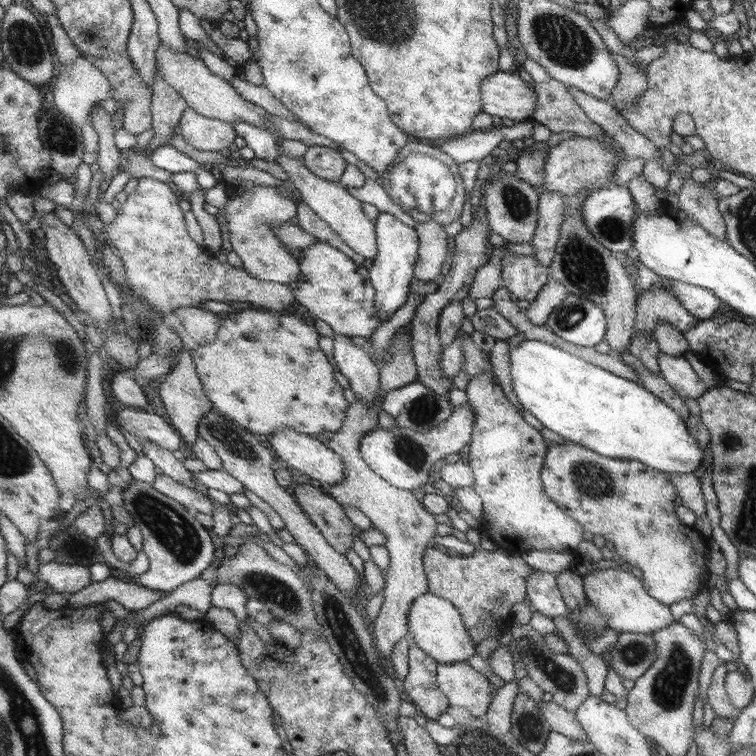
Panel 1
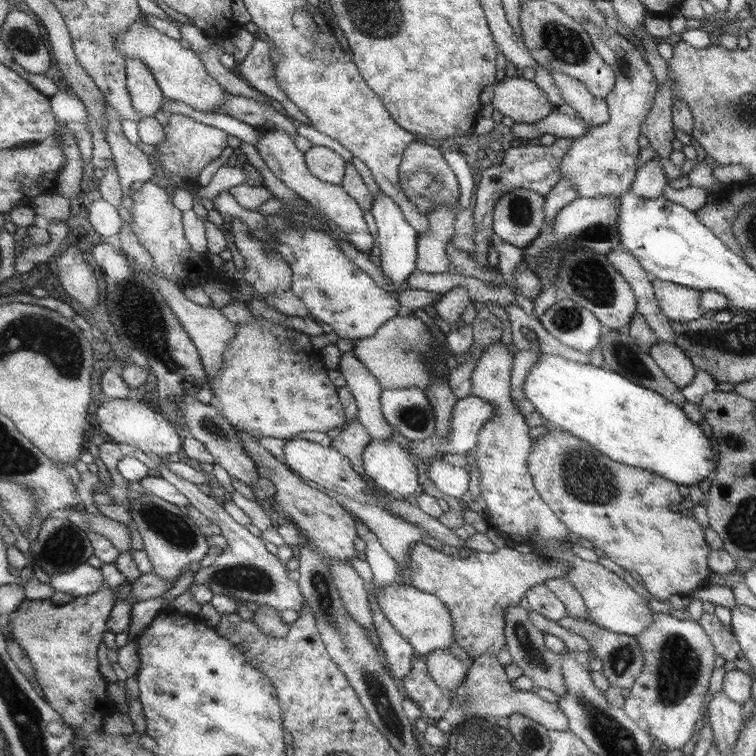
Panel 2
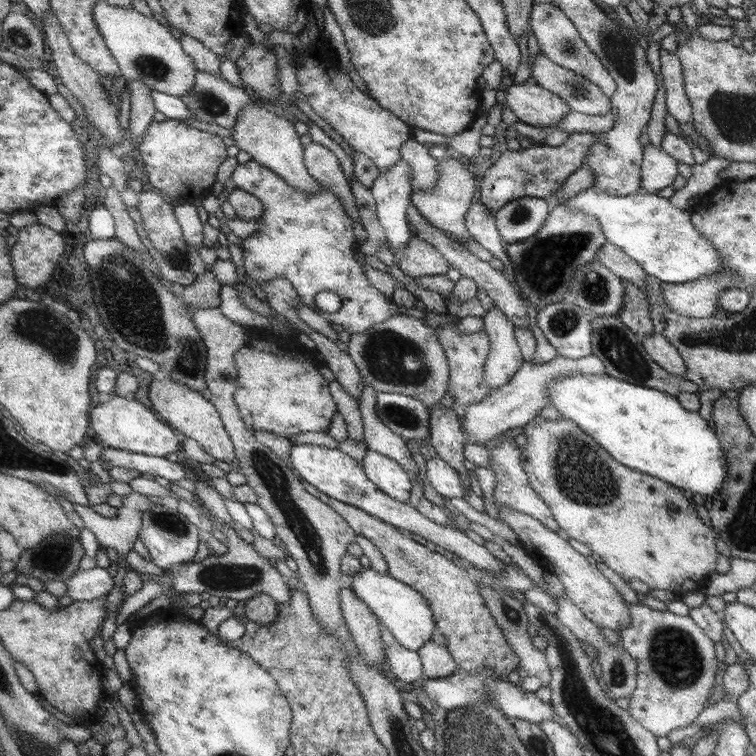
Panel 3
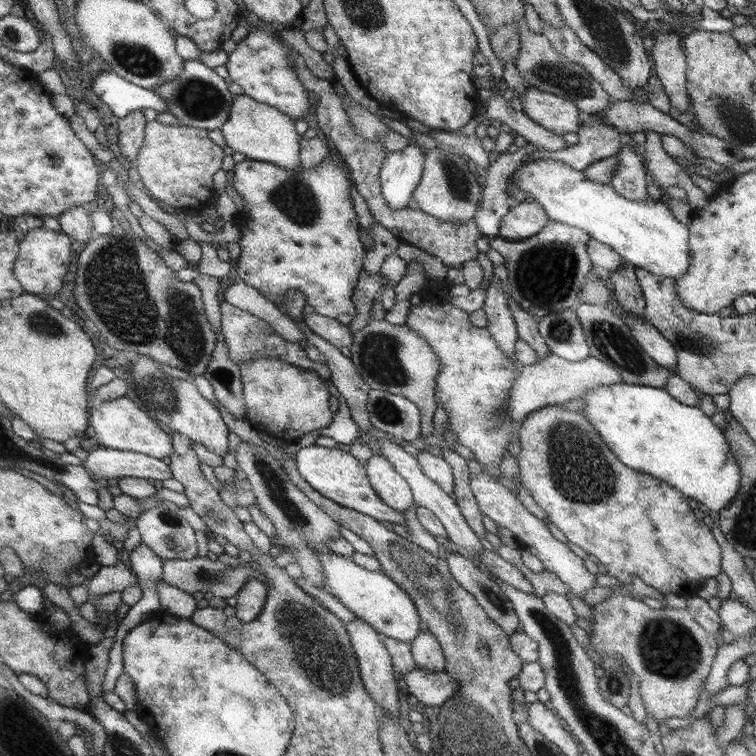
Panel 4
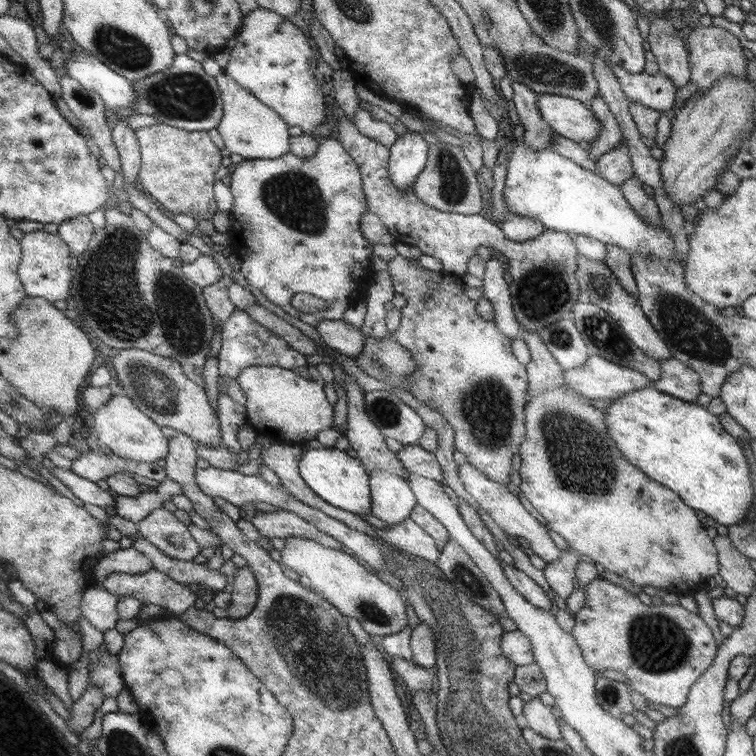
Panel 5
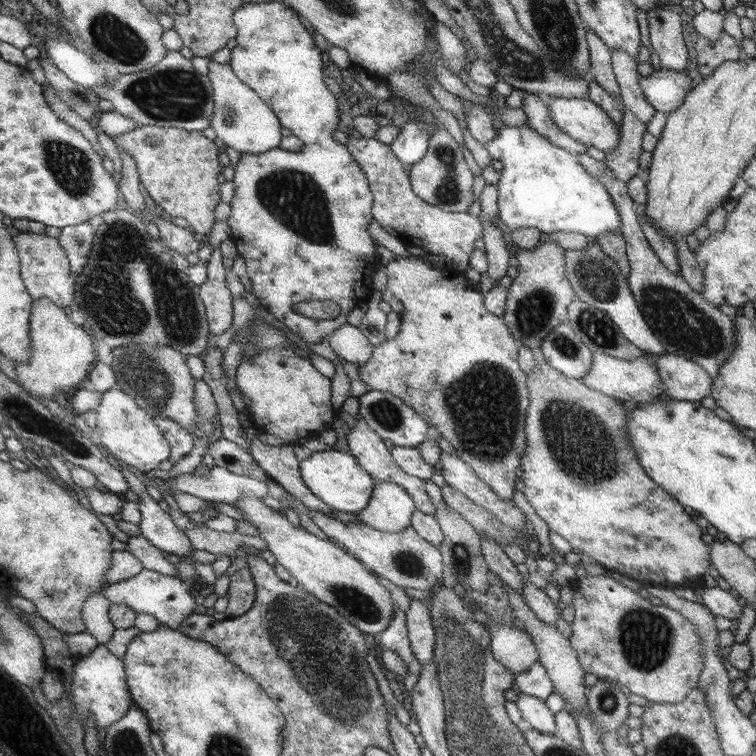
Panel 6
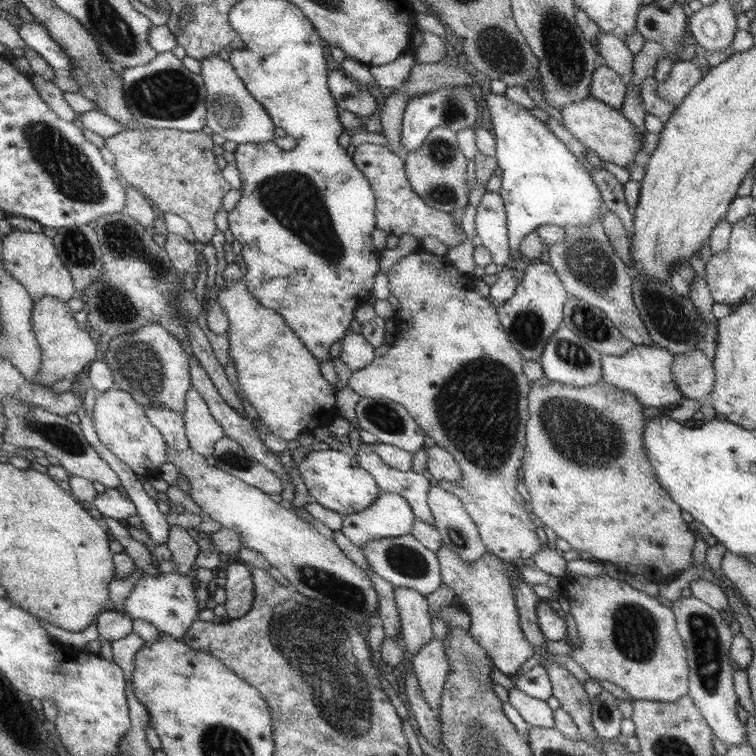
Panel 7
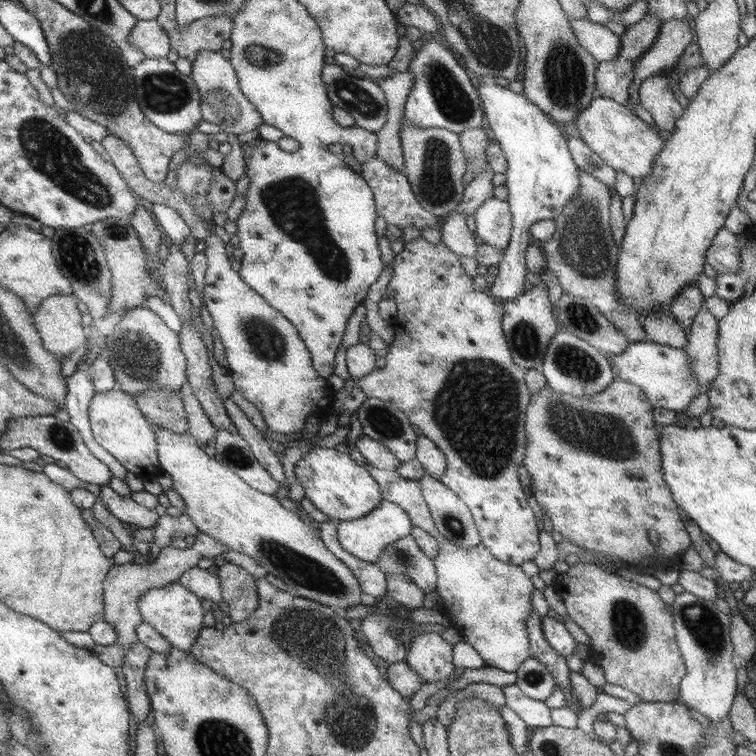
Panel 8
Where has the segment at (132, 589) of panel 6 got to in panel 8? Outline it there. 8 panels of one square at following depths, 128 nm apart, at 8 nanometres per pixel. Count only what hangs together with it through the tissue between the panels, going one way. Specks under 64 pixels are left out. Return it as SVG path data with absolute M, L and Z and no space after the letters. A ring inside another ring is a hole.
M175 581L161 588L151 588L142 594L138 600L138 610L143 623L147 623L161 633L170 646L190 654L190 648L194 646L195 639L202 629L201 618L203 618L204 610L201 608L200 599L195 598L194 594L189 594L178 581Z

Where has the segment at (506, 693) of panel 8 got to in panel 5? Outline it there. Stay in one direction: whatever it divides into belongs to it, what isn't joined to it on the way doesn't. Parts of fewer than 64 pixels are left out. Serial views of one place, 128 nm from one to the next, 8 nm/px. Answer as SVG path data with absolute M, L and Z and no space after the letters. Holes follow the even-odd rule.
M538 697L523 703L522 714L526 718L527 727L536 731L543 738L561 739L560 725L556 722L554 709L543 705Z

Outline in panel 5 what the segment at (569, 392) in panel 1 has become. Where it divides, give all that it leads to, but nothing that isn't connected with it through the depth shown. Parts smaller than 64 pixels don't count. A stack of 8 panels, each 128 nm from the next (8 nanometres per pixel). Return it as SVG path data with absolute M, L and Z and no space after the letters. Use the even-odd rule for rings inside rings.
M653 386L625 393L623 397L610 401L603 414L610 437L621 450L622 455L629 458L628 461L650 479L678 494L687 506L711 516L716 524L722 524L726 528L740 524L748 516L750 504L754 500L749 462L738 439L731 438L721 428L717 416L709 414L696 403L687 403L663 394Z

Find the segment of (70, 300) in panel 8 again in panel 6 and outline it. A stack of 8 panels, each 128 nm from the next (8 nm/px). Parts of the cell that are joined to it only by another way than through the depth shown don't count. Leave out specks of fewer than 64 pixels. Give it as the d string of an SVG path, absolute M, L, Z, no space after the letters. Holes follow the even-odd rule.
M47 298L35 299L32 308L31 336L34 348L30 362L15 362L15 374L17 381L36 399L52 400L53 395L61 392L63 388L75 388L83 376L89 370L89 364L95 358L95 350L91 346L91 338L87 332L83 332L79 326L71 324L69 318L63 314L63 308L59 310L56 303Z

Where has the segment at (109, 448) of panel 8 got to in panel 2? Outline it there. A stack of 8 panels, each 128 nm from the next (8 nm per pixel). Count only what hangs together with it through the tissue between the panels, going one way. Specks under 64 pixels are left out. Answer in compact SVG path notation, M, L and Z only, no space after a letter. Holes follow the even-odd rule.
M113 399L94 408L94 426L101 430L104 438L115 444L127 444L153 458L163 459L166 454L177 454L182 449L181 438L173 426L167 424L157 412L137 404L135 399Z

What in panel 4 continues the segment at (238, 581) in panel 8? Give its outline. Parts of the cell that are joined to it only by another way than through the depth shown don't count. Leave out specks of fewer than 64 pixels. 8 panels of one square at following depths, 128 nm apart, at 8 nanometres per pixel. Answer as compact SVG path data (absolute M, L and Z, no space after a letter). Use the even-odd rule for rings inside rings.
M249 579L240 586L234 594L233 618L241 622L251 622L260 613L263 603L266 601L266 585L259 579Z

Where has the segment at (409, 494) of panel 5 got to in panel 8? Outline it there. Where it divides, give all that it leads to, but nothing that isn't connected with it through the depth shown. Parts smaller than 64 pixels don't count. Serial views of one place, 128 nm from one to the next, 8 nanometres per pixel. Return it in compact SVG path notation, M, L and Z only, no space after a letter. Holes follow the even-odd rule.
M381 502L372 512L355 520L341 520L336 523L337 543L353 556L369 564L376 564L380 554L393 542L407 537L412 530L411 519L396 503Z

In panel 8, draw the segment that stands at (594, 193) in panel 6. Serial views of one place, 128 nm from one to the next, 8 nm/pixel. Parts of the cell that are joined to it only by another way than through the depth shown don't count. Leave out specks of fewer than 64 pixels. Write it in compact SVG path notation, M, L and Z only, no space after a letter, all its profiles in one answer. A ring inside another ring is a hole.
M479 79L477 94L480 95L481 106L484 106L485 120L493 132L493 138L503 151L507 159L505 175L505 188L508 190L507 202L512 213L512 236L509 244L503 250L501 263L498 265L498 274L494 283L489 286L489 292L501 302L513 301L524 294L523 282L525 282L525 252L530 243L528 228L538 220L549 220L557 218L564 204L572 199L580 184L578 168L572 161L571 152L568 150L567 137L564 137L558 126L549 122L544 111L535 103L525 98L522 94L511 92L507 87L501 87L491 79Z

